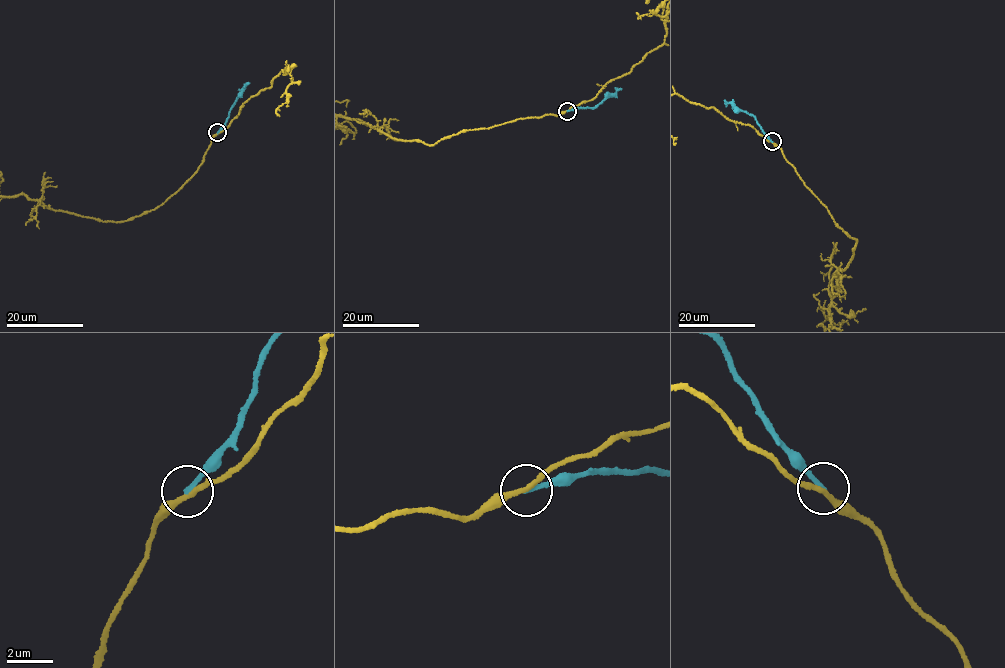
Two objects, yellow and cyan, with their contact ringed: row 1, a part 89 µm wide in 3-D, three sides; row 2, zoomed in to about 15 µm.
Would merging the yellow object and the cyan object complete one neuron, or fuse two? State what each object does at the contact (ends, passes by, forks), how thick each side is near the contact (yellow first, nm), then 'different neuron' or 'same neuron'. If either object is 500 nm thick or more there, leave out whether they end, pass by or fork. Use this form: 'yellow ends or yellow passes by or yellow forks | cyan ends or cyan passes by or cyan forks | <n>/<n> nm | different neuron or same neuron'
yellow passes by | cyan ends | 200/220 nm | different neuron

